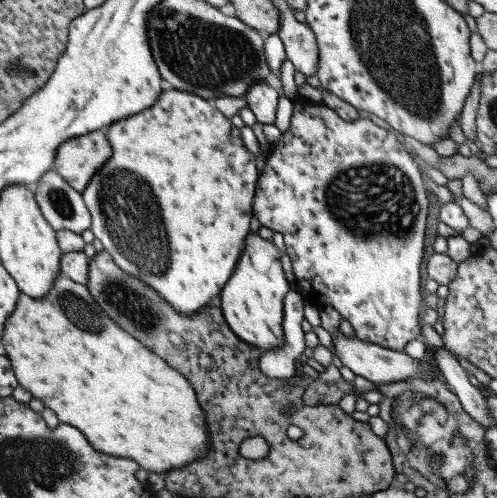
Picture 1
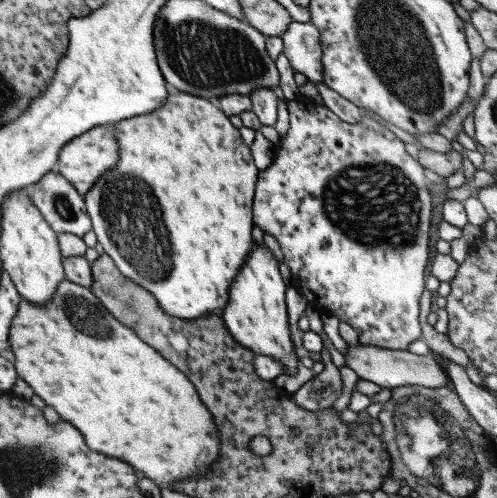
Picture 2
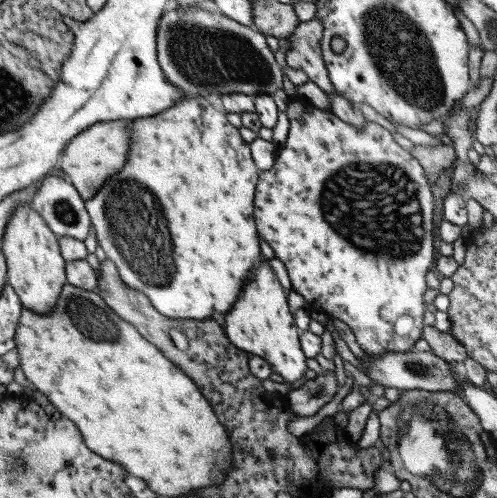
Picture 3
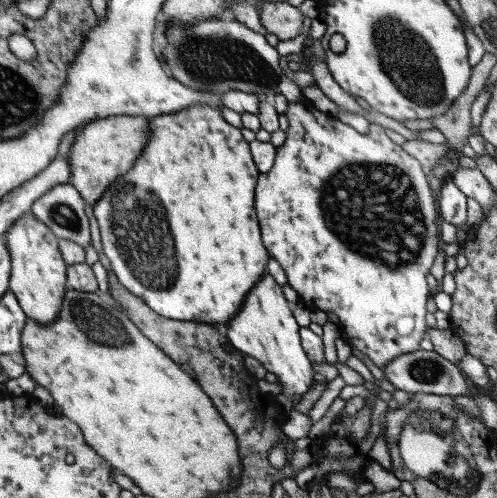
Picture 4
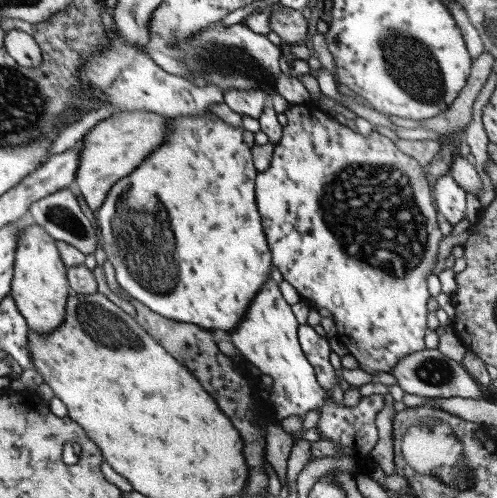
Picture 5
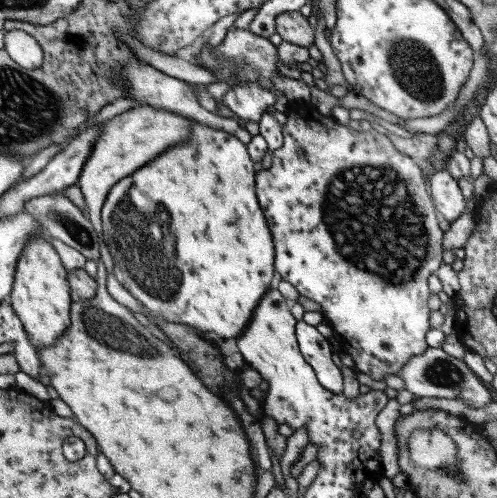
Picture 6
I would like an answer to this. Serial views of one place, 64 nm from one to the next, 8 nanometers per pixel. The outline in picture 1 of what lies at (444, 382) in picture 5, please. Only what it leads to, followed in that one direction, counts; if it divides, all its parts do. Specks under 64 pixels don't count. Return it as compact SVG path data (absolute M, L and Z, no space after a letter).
M339 332L333 338L333 344L335 344L335 354L339 356L341 364L345 368L349 368L355 376L365 378L365 380L373 382L375 386L407 382L407 380L425 380L425 382L441 380L435 364L427 356L415 360L413 356L409 356L405 352L397 352L397 350L389 350L389 348L383 348L377 344L369 344L369 342L363 342L359 338L343 338L343 334L339 334Z

